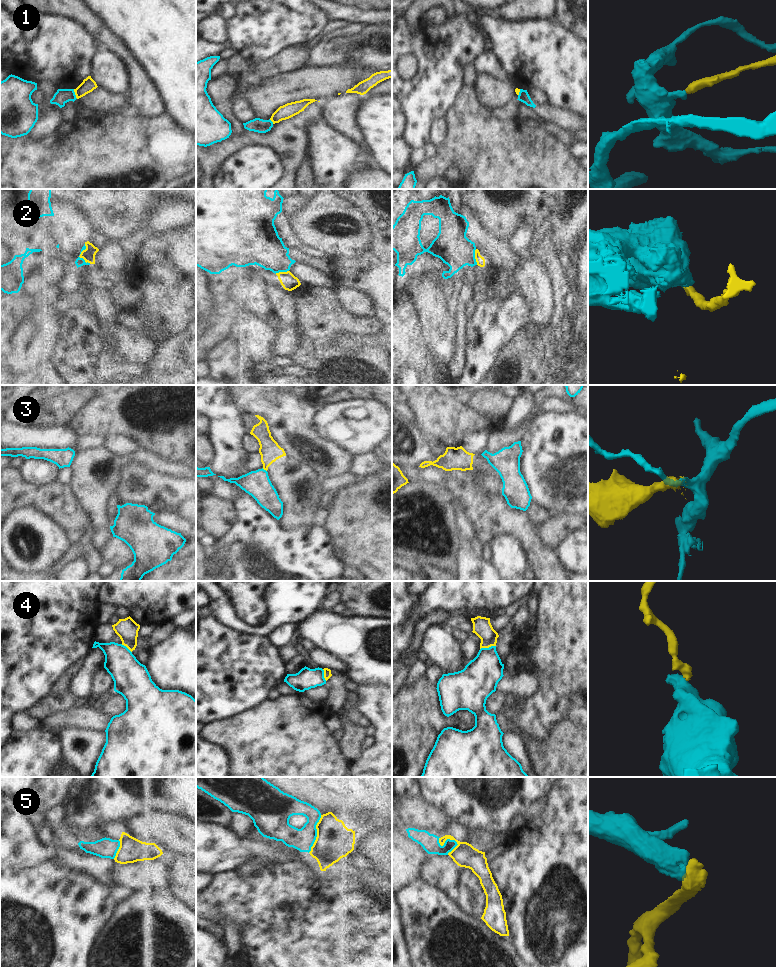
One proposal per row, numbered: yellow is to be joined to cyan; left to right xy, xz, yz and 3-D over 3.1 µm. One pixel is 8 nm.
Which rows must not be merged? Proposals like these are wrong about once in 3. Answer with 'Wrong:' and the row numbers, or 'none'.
Wrong: 1, 2, 3, 4, 5

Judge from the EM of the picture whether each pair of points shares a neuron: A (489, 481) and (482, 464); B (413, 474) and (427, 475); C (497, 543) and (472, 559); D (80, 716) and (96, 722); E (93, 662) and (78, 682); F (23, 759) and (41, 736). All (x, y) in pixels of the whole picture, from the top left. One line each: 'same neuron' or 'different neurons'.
A: same neuron
B: same neuron
C: different neurons
D: same neuron
E: same neuron
F: same neuron

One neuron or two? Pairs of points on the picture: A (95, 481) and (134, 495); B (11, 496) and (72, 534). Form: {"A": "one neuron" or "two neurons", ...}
{"A": "two neurons", "B": "one neuron"}

